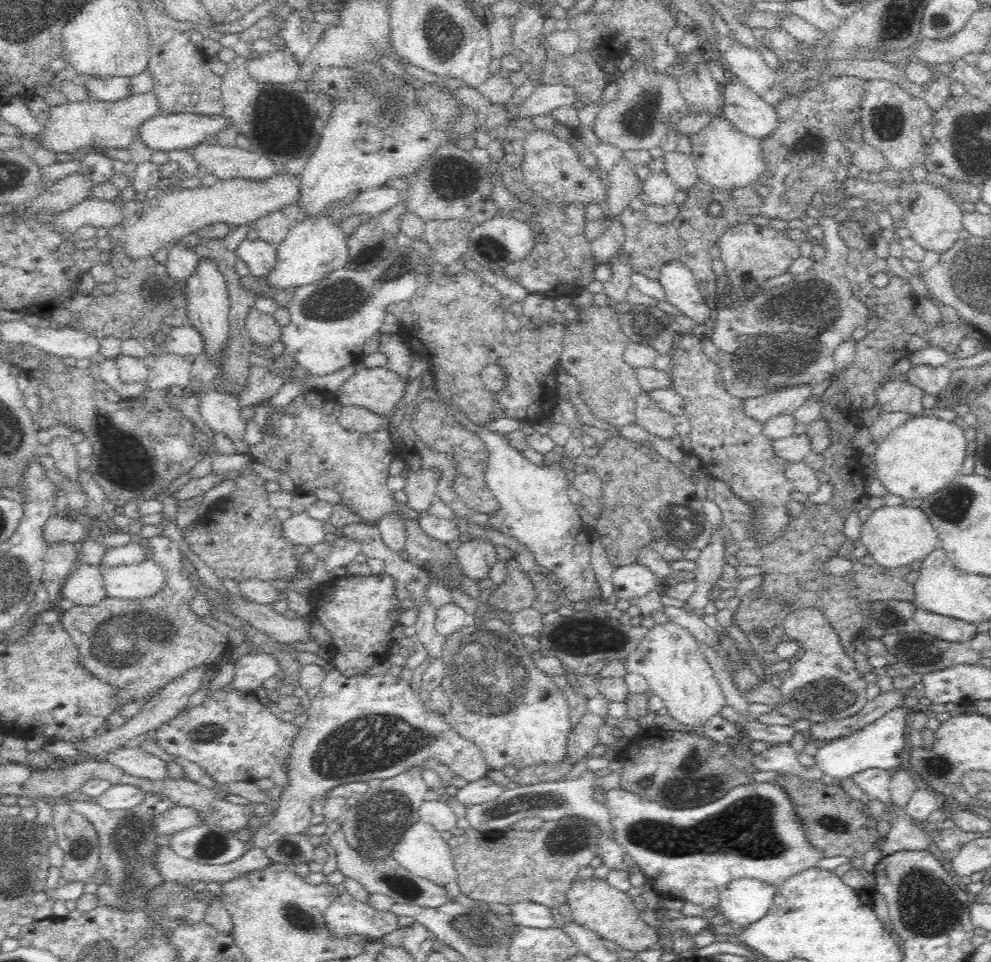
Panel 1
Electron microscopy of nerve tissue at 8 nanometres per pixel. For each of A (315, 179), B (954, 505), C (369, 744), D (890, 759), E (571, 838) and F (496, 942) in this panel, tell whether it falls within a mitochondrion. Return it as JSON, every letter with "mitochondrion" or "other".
{"A":"other","B":"mitochondrion","C":"mitochondrion","D":"other","E":"mitochondrion","F":"mitochondrion"}

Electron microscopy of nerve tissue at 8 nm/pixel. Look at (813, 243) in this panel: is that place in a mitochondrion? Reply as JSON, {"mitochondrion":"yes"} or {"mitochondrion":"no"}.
{"mitochondrion":"no"}

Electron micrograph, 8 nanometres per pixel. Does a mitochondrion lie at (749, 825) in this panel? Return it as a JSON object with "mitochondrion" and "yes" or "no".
{"mitochondrion":"yes"}

